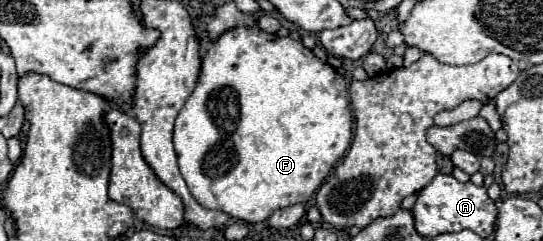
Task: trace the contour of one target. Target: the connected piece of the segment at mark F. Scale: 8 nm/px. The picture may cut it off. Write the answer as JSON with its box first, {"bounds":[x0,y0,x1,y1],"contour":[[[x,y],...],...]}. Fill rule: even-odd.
{"bounds":[174,25,352,223],"contour":[[[258,25],[232,27],[210,45],[210,49],[202,61],[198,83],[176,117],[174,149],[180,159],[178,161],[180,173],[182,173],[184,181],[188,183],[190,193],[194,195],[194,199],[200,205],[204,205],[208,209],[224,211],[230,217],[236,217],[246,223],[266,221],[276,209],[290,207],[294,203],[306,203],[310,199],[310,195],[324,183],[326,175],[336,165],[336,161],[344,157],[344,153],[348,151],[350,139],[352,139],[352,113],[348,107],[350,107],[350,101],[348,101],[348,87],[346,87],[344,77],[338,75],[338,71],[334,71],[328,63],[320,61],[308,47],[304,47],[302,43],[298,43],[290,37],[280,37],[278,33],[266,33]]]}

